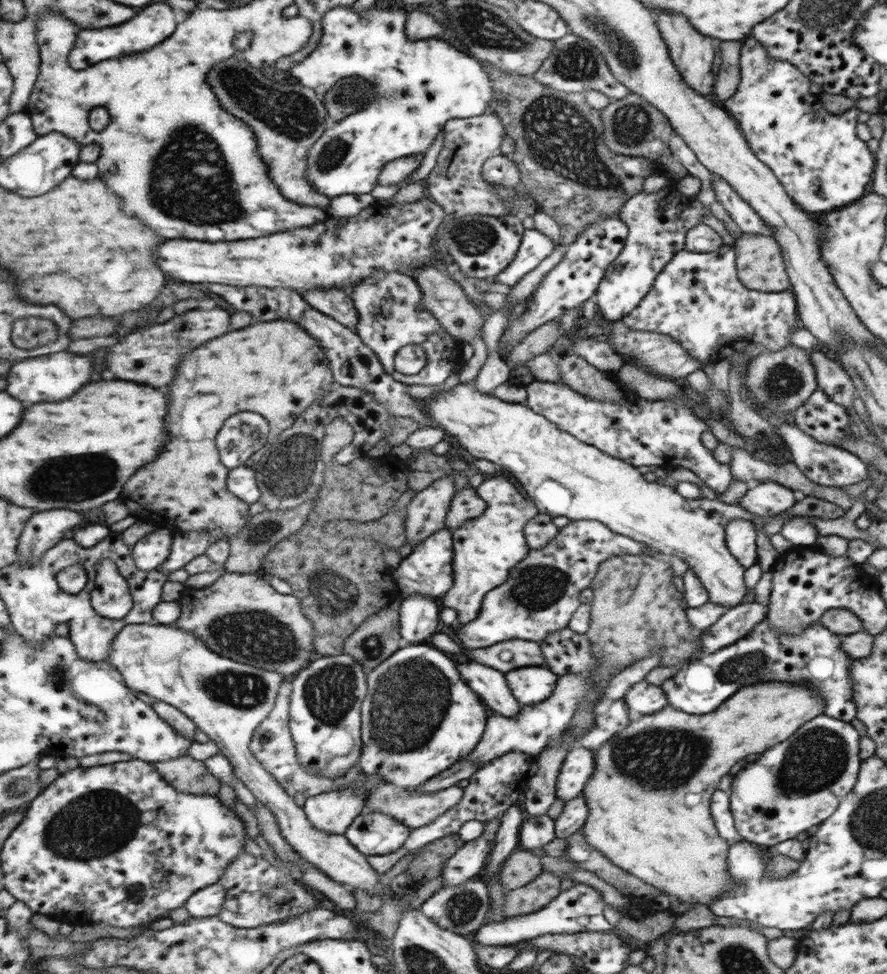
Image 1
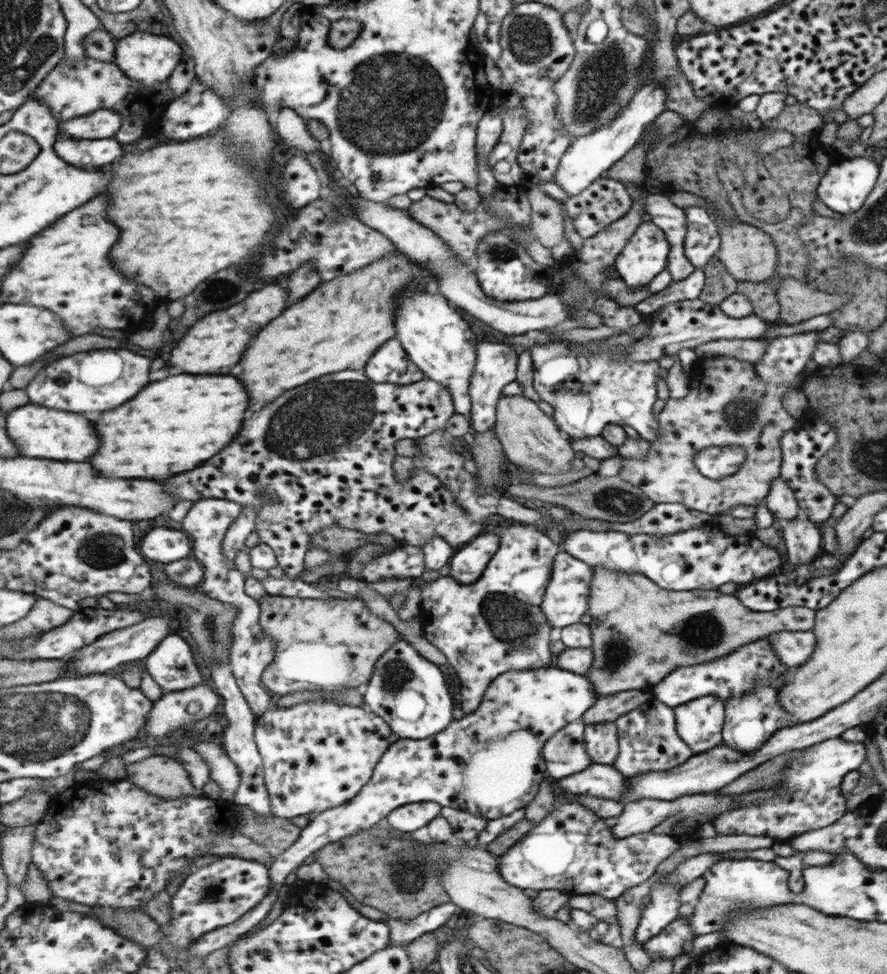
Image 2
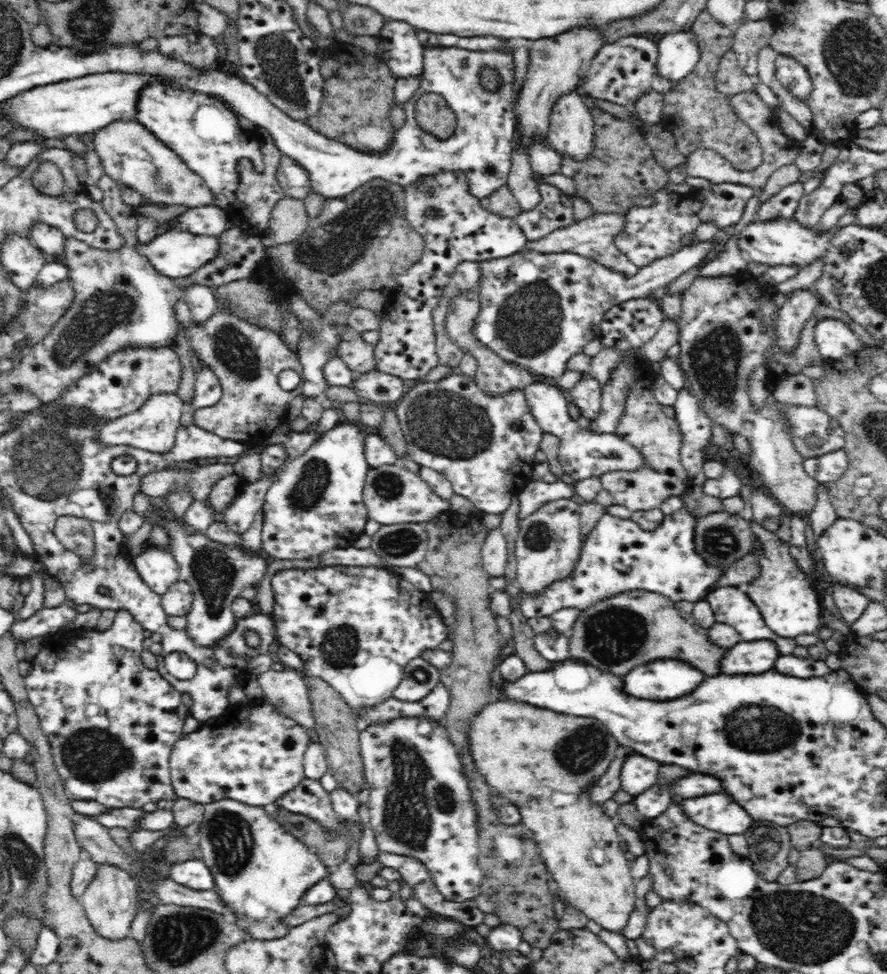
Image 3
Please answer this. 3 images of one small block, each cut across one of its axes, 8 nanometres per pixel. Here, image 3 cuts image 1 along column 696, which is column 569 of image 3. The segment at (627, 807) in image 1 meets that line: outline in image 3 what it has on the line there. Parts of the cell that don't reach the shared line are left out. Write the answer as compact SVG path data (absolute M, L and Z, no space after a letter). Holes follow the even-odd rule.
M516 700L487 704L474 718L470 728L470 750L478 770L486 776L486 782L492 788L496 788L519 808L520 825L532 833L542 865L558 884L561 895L602 929L624 934L637 900L635 879L631 875L632 862L618 848L622 840L618 840L616 824L602 814L600 806L590 806L588 792L584 792L592 784L598 783L600 776L608 770L616 758L618 745L600 720L564 716L558 712L532 708L530 704L516 704ZM566 794L576 796L576 802L568 802Z

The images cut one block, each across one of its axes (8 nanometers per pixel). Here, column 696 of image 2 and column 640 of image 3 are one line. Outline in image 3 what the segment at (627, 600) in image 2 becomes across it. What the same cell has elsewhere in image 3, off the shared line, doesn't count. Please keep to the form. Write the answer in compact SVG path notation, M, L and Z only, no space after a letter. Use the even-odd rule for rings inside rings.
M642 590L626 591L589 605L577 617L568 637L570 658L596 666L600 671L618 674L618 676L628 674L638 664L646 664L646 662L660 658L678 658L678 660L690 662L698 670L706 672L707 677L718 676L722 674L721 660L724 657L724 652L726 652L721 647L714 646L714 643L708 640L706 634L698 632L692 624L688 624L678 614L674 602L668 597L658 595L656 592Z

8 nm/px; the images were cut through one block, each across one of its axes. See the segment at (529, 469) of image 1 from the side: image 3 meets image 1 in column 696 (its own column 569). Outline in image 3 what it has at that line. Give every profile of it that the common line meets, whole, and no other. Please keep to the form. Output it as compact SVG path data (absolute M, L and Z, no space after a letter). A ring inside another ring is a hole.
M568 498L552 500L541 505L520 521L519 533L515 540L515 581L520 594L538 594L552 583L571 577L580 553L580 505Z

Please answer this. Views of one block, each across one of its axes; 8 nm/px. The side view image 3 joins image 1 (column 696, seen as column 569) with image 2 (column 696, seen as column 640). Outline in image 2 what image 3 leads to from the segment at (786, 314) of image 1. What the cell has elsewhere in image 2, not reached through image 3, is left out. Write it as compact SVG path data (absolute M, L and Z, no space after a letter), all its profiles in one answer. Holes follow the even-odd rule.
M694 267L694 271L683 280L671 281L663 291L657 292L652 297L640 301L636 307L641 316L657 312L663 306L680 301L697 299L705 286L705 274L700 267Z

